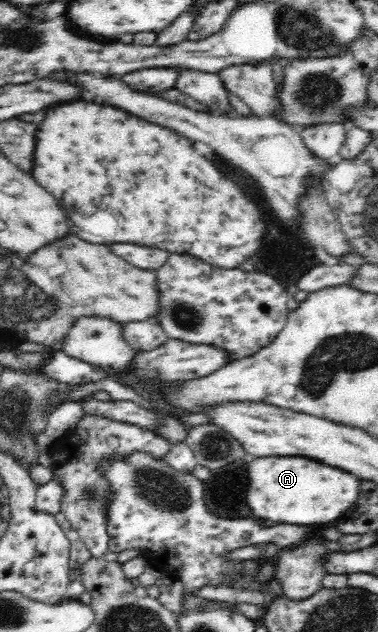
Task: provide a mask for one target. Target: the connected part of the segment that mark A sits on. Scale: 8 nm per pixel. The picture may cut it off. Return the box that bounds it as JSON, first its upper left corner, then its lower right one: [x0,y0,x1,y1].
[246,457,360,525]

